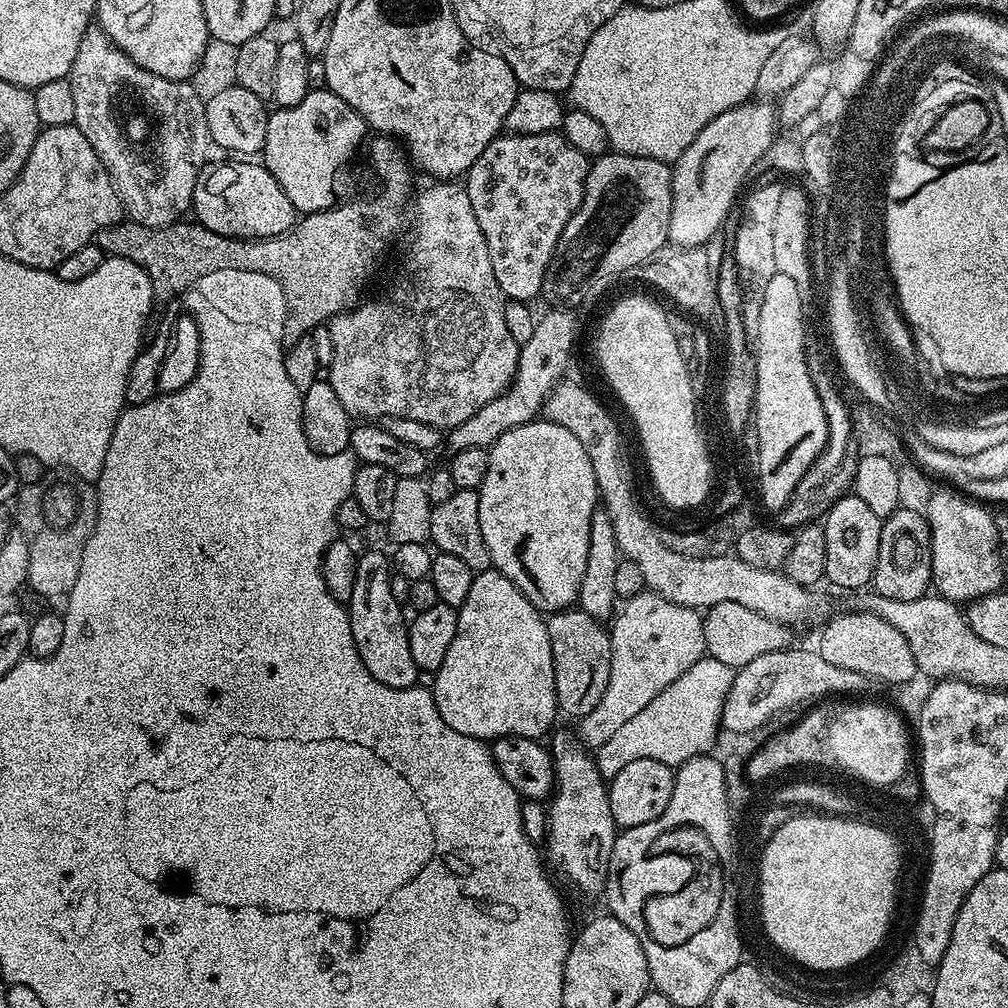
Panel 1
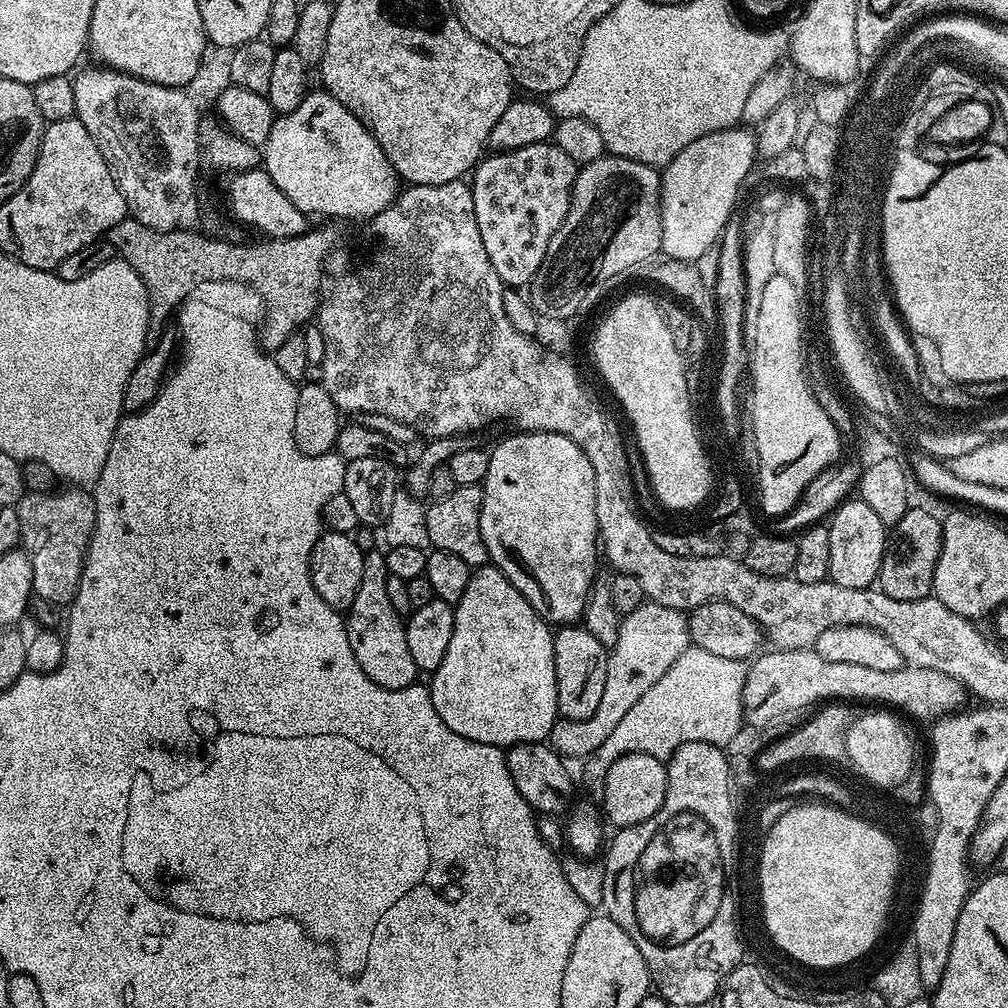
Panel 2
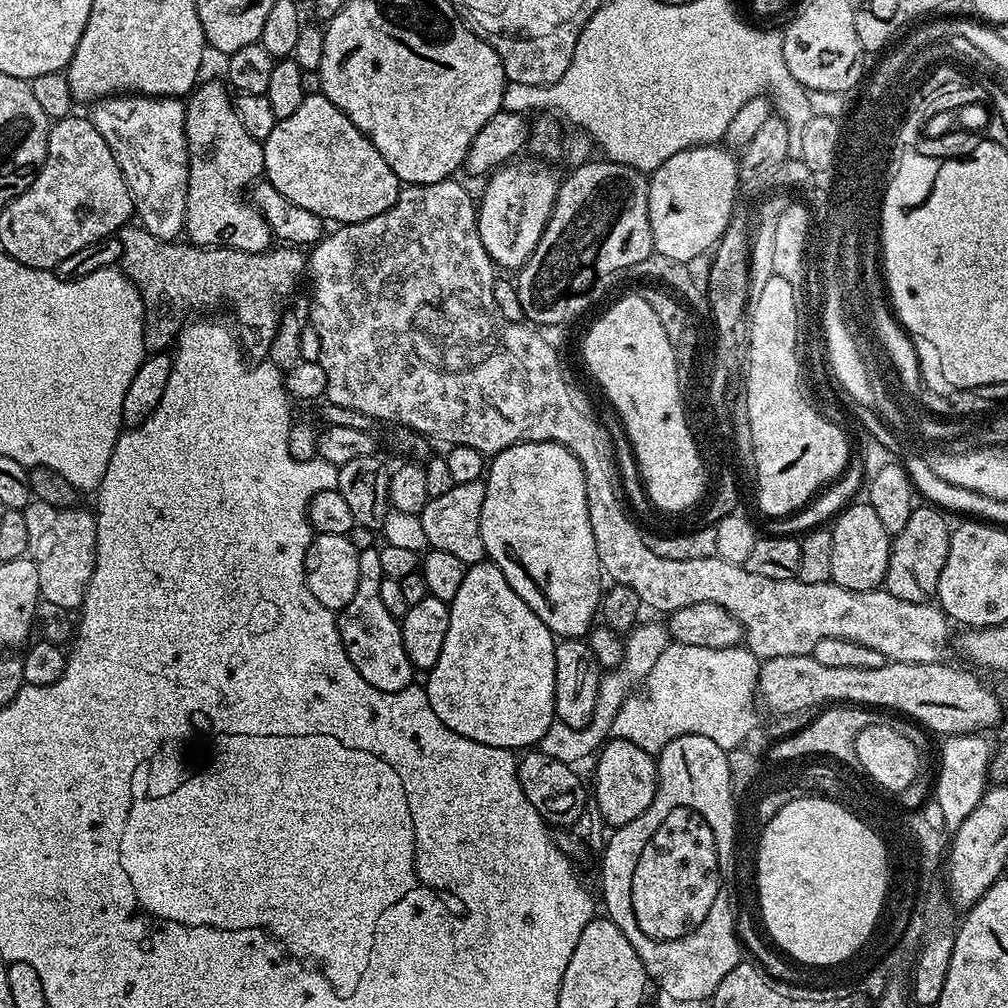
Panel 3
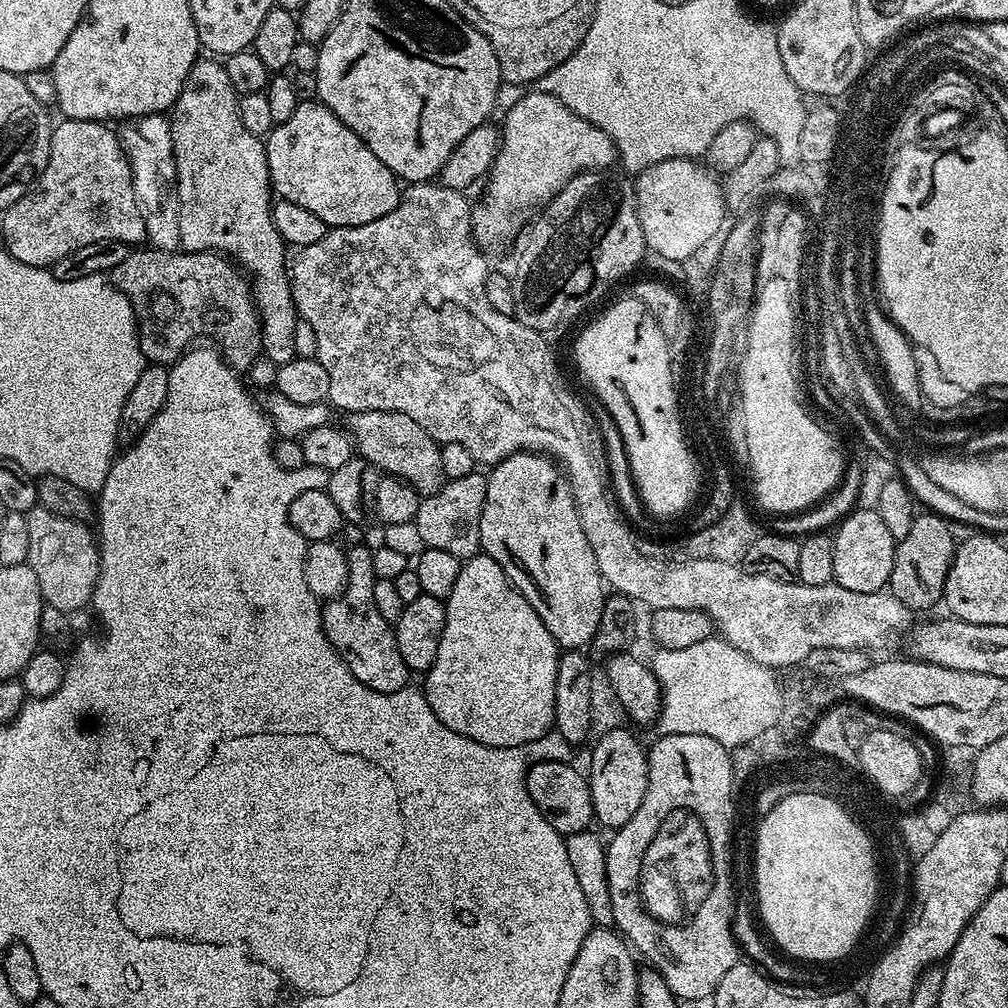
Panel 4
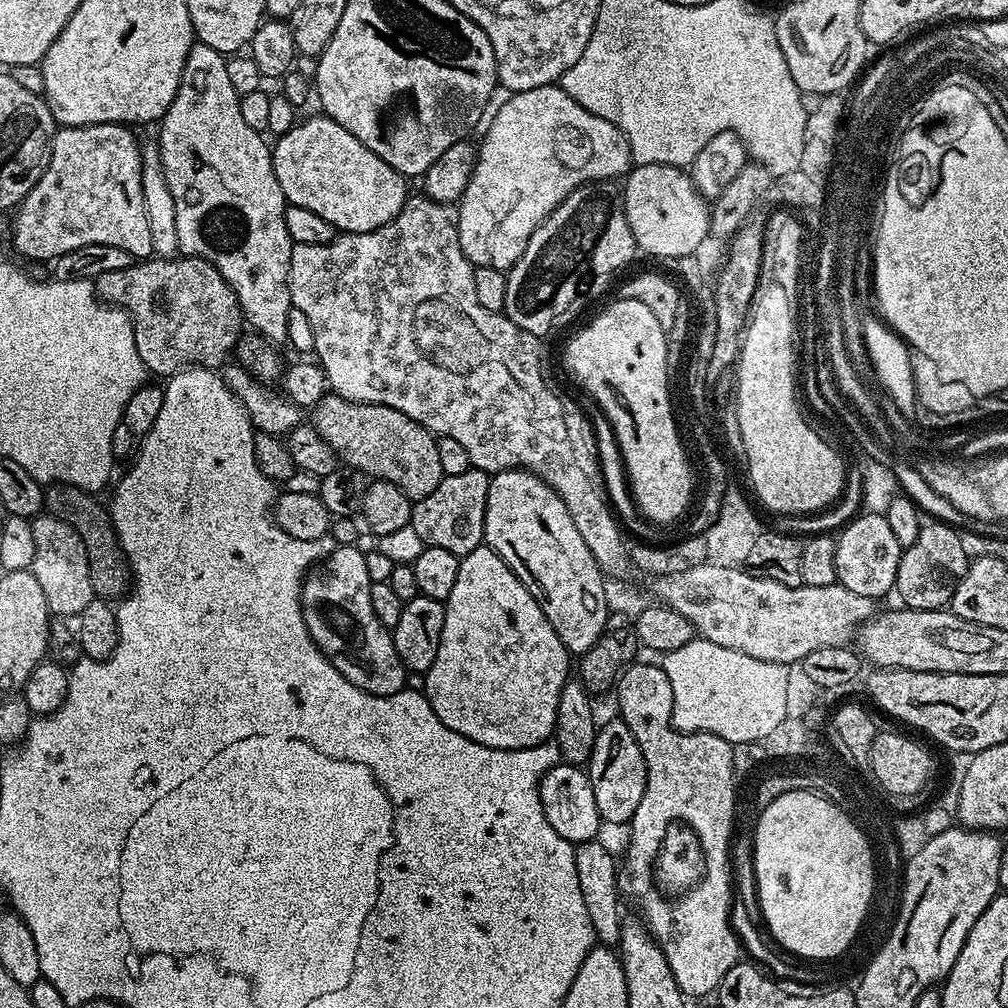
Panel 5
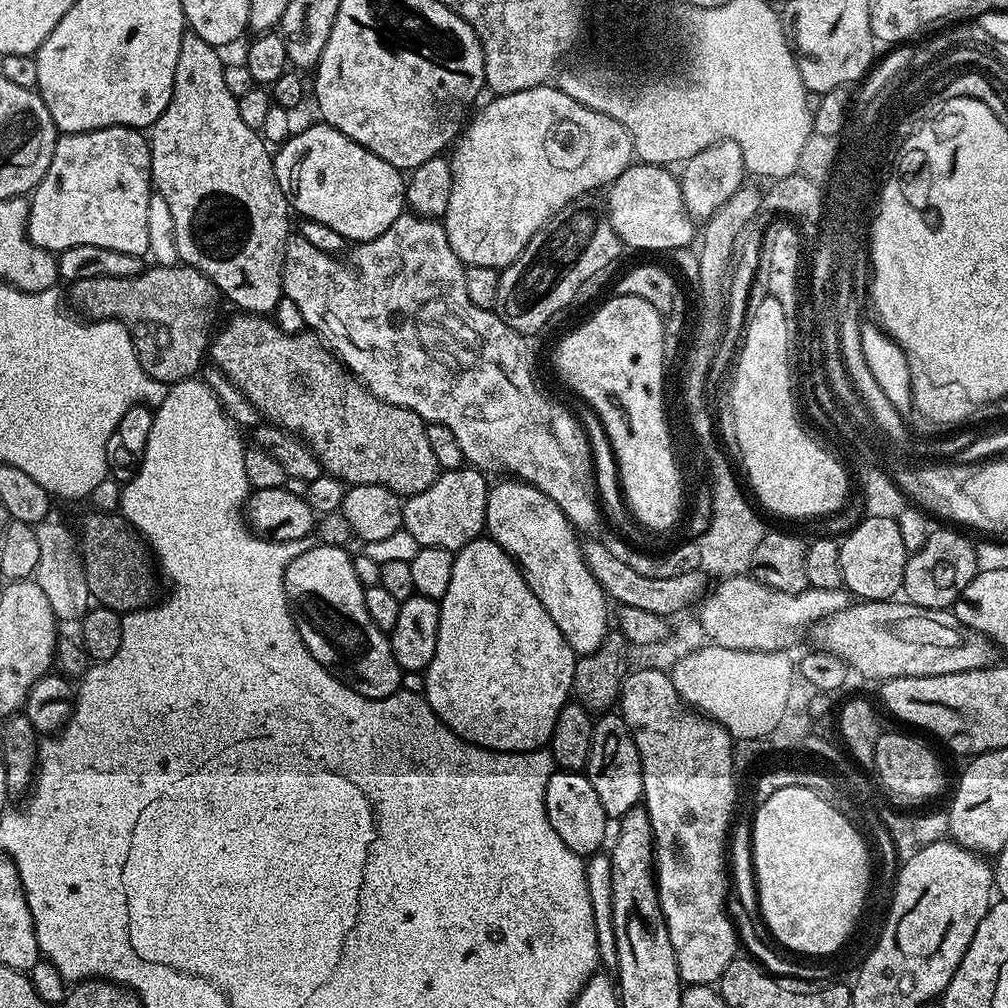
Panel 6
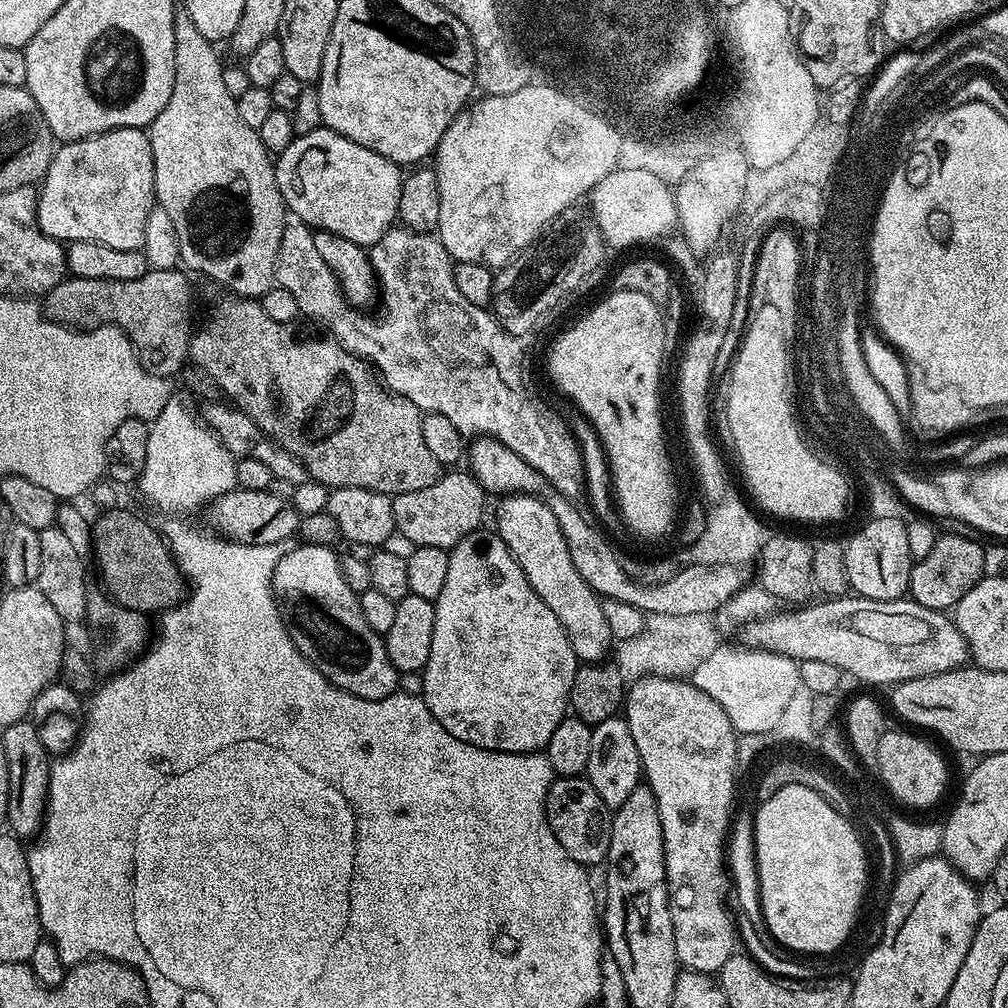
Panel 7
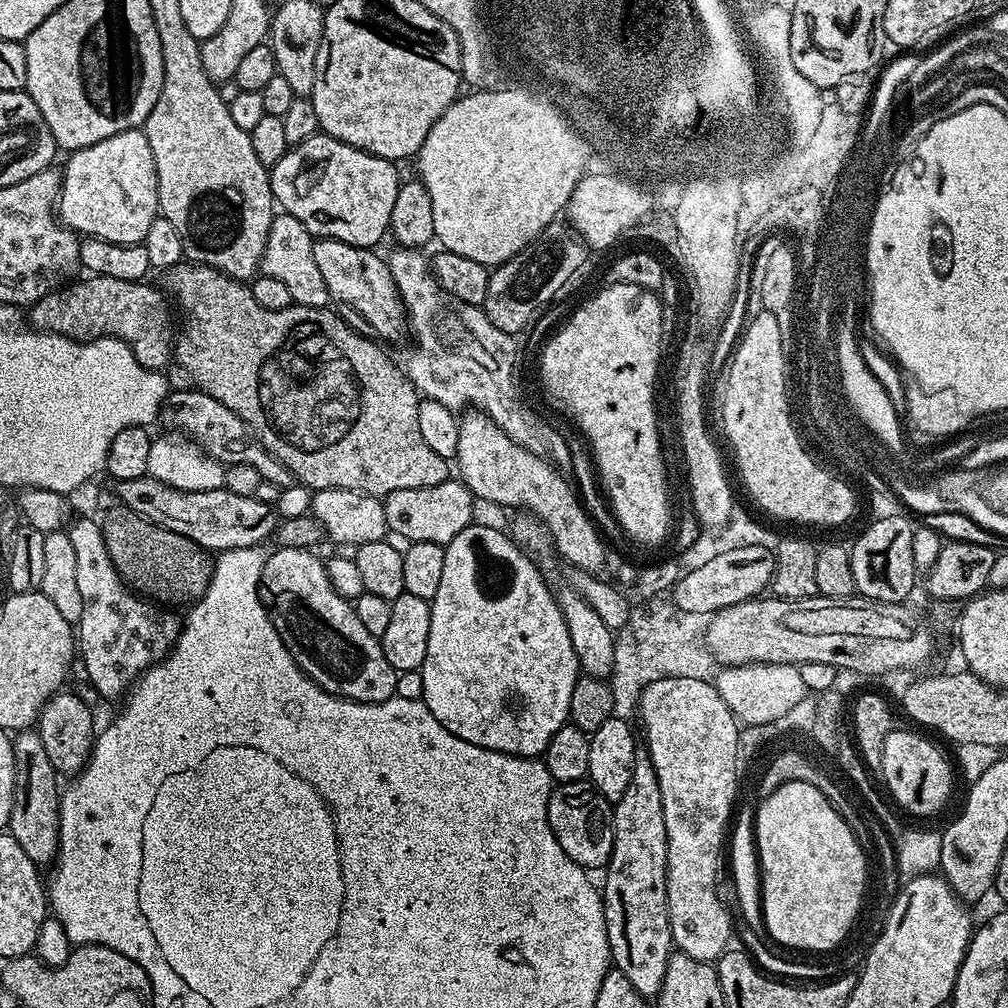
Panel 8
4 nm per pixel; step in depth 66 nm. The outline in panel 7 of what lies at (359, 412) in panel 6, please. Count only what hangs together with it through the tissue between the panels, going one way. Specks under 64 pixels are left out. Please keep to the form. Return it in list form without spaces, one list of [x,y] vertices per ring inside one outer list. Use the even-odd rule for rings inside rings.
[[[224,298],[220,305],[212,312],[212,317],[204,325],[197,327],[192,333],[192,345],[188,348],[191,363],[202,373],[205,372],[226,395],[227,399],[239,411],[244,412],[252,421],[257,424],[265,437],[275,440],[280,447],[290,450],[290,454],[298,457],[306,466],[309,477],[317,480],[319,484],[324,484],[328,489],[338,488],[361,488],[362,490],[374,490],[387,496],[393,497],[398,494],[406,494],[414,490],[426,490],[426,486],[434,486],[434,482],[442,475],[442,465],[434,454],[426,447],[426,442],[422,438],[422,422],[424,416],[420,408],[414,406],[401,396],[394,396],[387,388],[383,387],[381,381],[370,371],[369,365],[365,361],[357,360],[355,356],[344,349],[340,344],[331,338],[325,340],[296,340],[296,336],[291,332],[288,324],[280,324],[263,312],[261,305],[252,298]]]

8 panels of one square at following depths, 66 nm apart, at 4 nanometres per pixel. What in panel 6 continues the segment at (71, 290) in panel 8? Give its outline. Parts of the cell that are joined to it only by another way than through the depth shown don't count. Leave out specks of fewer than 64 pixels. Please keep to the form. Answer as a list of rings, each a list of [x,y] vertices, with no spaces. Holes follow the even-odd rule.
[[[177,263],[175,268],[159,266],[145,267],[143,272],[130,278],[86,278],[71,285],[72,296],[76,304],[92,320],[119,320],[126,326],[136,344],[138,362],[151,380],[162,382],[166,386],[195,377],[200,363],[206,360],[210,345],[217,331],[216,319],[220,316],[222,297],[214,282],[206,274],[186,264]]]

